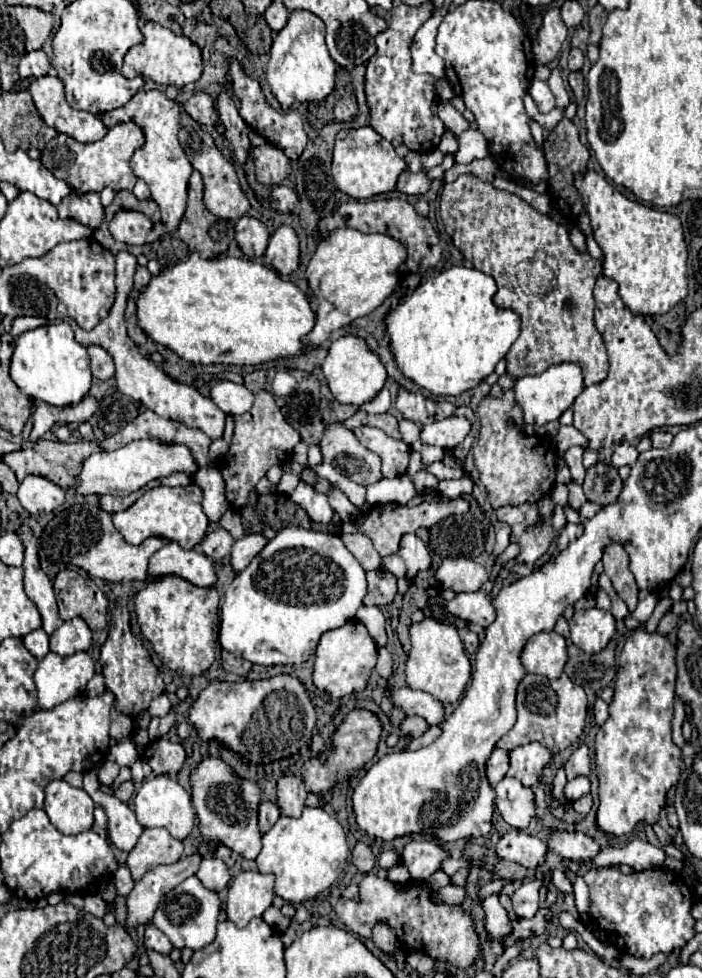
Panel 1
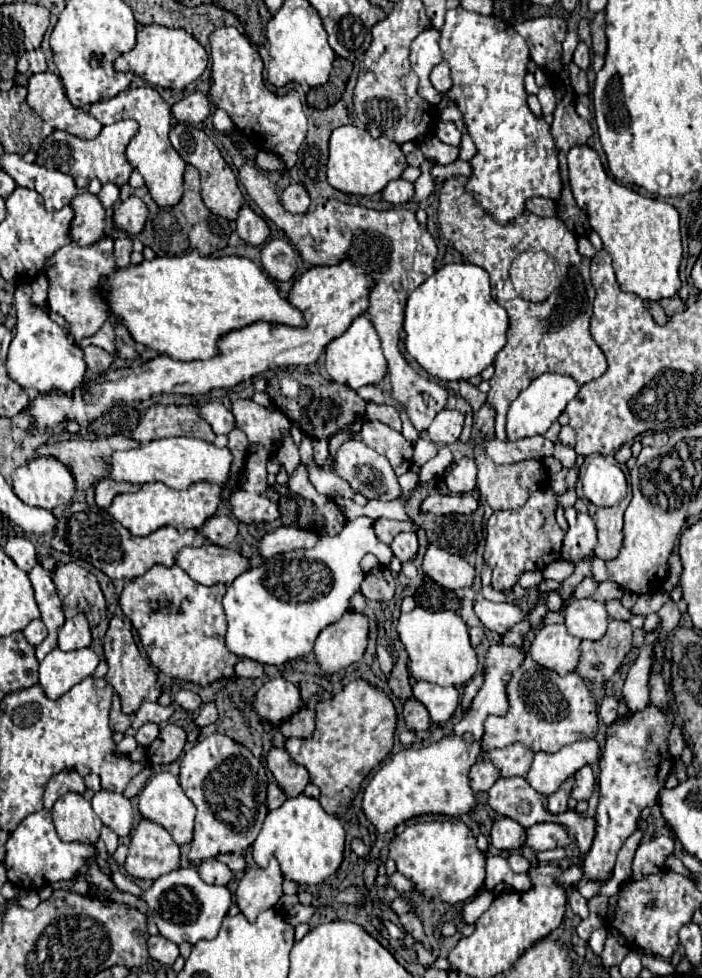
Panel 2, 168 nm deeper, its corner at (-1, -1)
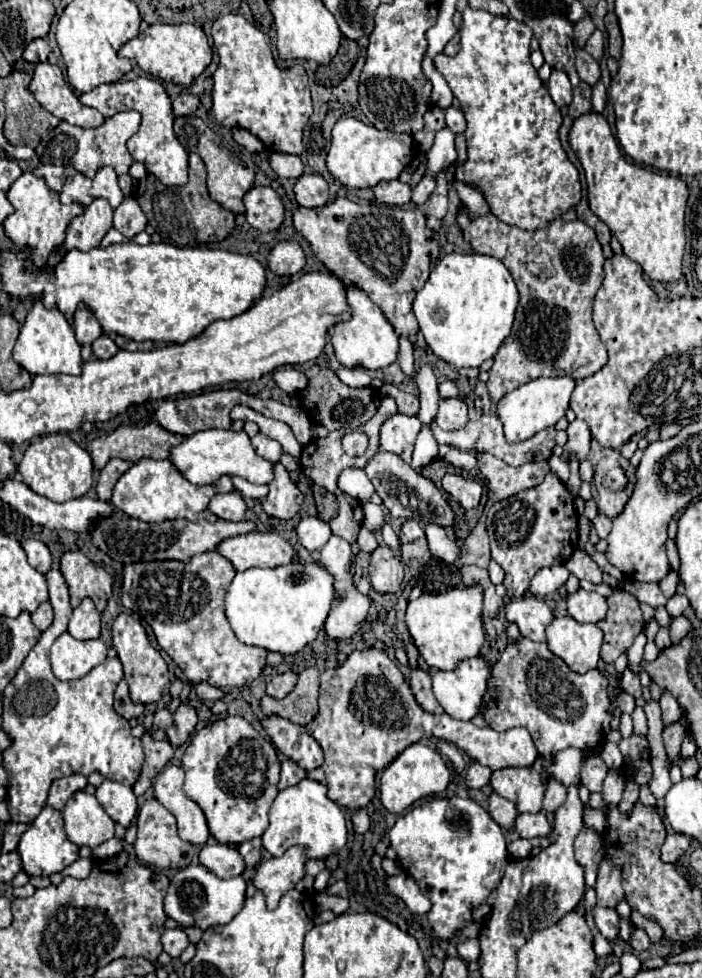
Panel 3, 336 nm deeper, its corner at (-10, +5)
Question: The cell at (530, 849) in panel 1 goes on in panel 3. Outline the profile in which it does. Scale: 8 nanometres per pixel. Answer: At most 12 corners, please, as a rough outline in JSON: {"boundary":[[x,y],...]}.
{"boundary":[[488,798],[490,816],[508,832],[518,818],[516,804],[500,798]]}

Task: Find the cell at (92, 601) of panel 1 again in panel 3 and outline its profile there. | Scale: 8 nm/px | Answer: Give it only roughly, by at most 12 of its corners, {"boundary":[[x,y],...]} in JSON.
{"boundary":[[66,552],[60,572],[72,608],[92,598],[100,612],[112,594],[112,578],[82,552]]}

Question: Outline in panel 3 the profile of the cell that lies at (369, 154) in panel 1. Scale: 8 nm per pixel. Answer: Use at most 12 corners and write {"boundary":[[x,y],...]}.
{"boundary":[[338,120],[326,156],[348,188],[394,180],[416,158],[410,134]]}

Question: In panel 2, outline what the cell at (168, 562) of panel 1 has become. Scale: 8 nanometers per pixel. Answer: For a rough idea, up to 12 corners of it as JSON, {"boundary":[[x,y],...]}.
{"boundary":[[211,542],[175,562],[199,584],[231,584],[251,568],[241,552]]}

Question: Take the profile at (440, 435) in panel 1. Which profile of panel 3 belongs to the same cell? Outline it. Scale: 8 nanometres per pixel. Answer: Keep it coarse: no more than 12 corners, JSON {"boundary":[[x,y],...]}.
{"boundary":[[460,398],[440,400],[436,424],[460,430],[468,408]]}

